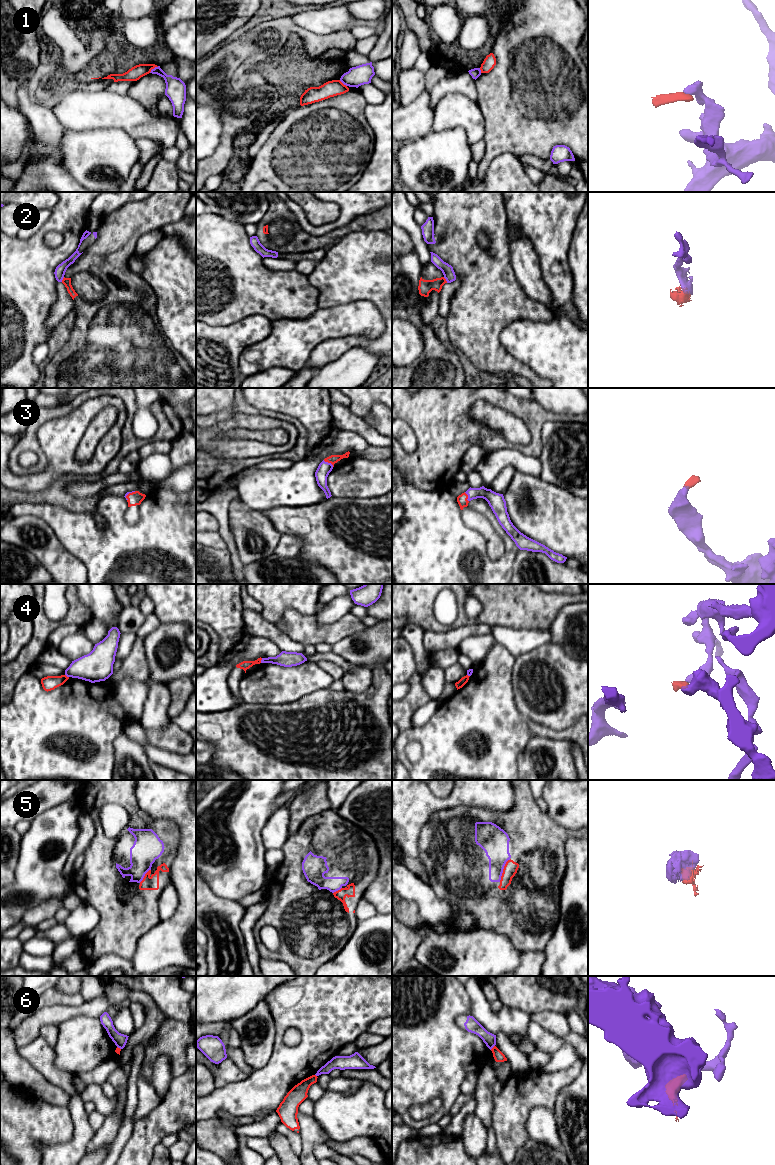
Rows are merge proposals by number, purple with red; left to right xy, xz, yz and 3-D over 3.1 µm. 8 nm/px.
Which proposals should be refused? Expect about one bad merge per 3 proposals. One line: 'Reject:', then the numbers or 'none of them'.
Reject: 1, 2, 4, 6

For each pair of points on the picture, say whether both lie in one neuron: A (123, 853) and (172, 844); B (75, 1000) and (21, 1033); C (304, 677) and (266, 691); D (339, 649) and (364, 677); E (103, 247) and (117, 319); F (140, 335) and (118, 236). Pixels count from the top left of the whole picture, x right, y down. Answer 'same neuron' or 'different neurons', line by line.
A: same neuron
B: different neurons
C: same neuron
D: different neurons
E: same neuron
F: same neuron

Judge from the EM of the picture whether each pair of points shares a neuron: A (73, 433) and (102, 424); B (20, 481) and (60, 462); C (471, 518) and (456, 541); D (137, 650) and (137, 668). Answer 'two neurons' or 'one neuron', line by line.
A: two neurons
B: one neuron
C: two neurons
D: one neuron

